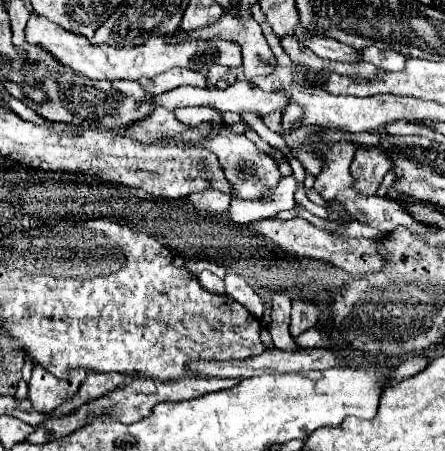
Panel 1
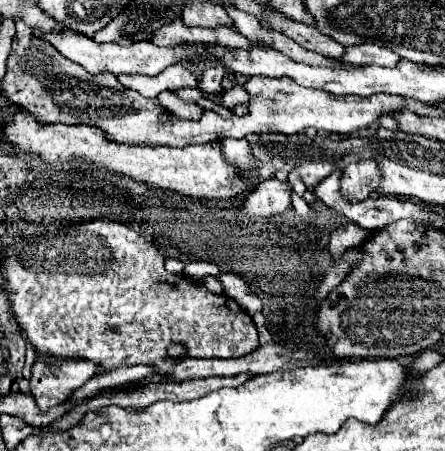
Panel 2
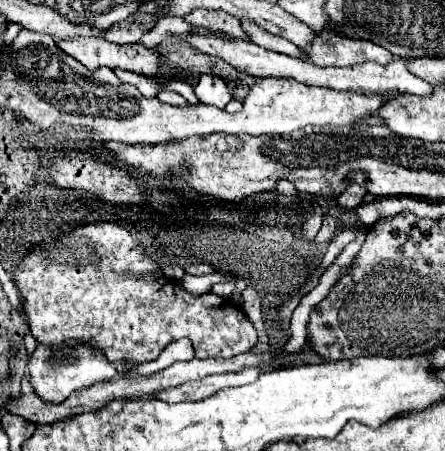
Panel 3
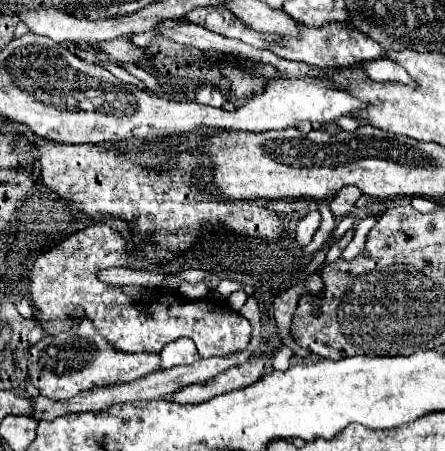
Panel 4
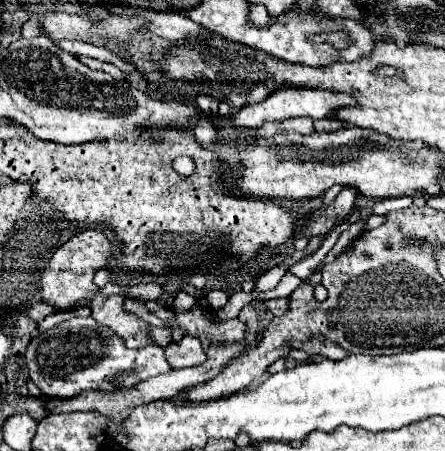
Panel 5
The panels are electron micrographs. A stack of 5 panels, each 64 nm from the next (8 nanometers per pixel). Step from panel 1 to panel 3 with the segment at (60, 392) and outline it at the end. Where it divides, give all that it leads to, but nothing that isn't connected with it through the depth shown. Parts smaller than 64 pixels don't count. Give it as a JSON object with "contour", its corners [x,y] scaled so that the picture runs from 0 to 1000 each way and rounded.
{"contour":[[[139,758],[139,763],[85,763],[63,798],[63,825],[67,825],[67,851],[76,869],[117,896],[144,891],[162,869],[198,860],[229,843],[261,843],[274,834],[288,834],[306,816],[301,803],[265,798],[247,803],[225,772],[202,767],[198,758]]]}

